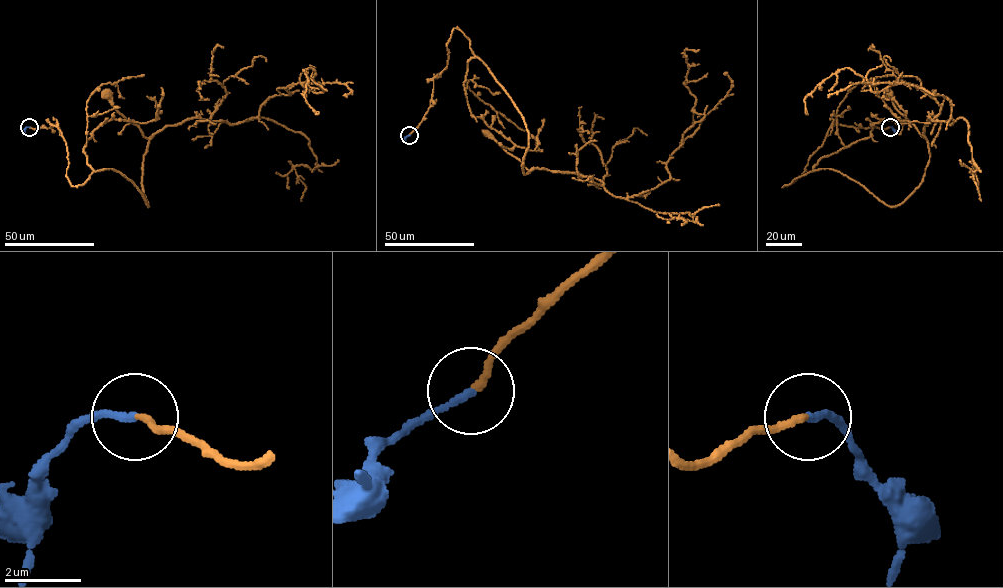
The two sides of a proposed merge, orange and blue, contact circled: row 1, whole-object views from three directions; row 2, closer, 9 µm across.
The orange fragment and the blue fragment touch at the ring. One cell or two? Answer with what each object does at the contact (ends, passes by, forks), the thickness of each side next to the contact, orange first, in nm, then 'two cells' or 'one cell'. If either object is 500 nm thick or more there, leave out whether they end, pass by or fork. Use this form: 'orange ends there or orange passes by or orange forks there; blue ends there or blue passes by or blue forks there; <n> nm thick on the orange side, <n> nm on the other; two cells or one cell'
orange ends there; blue ends there; 180 nm thick on the orange side, 200 nm on the other; one cell

